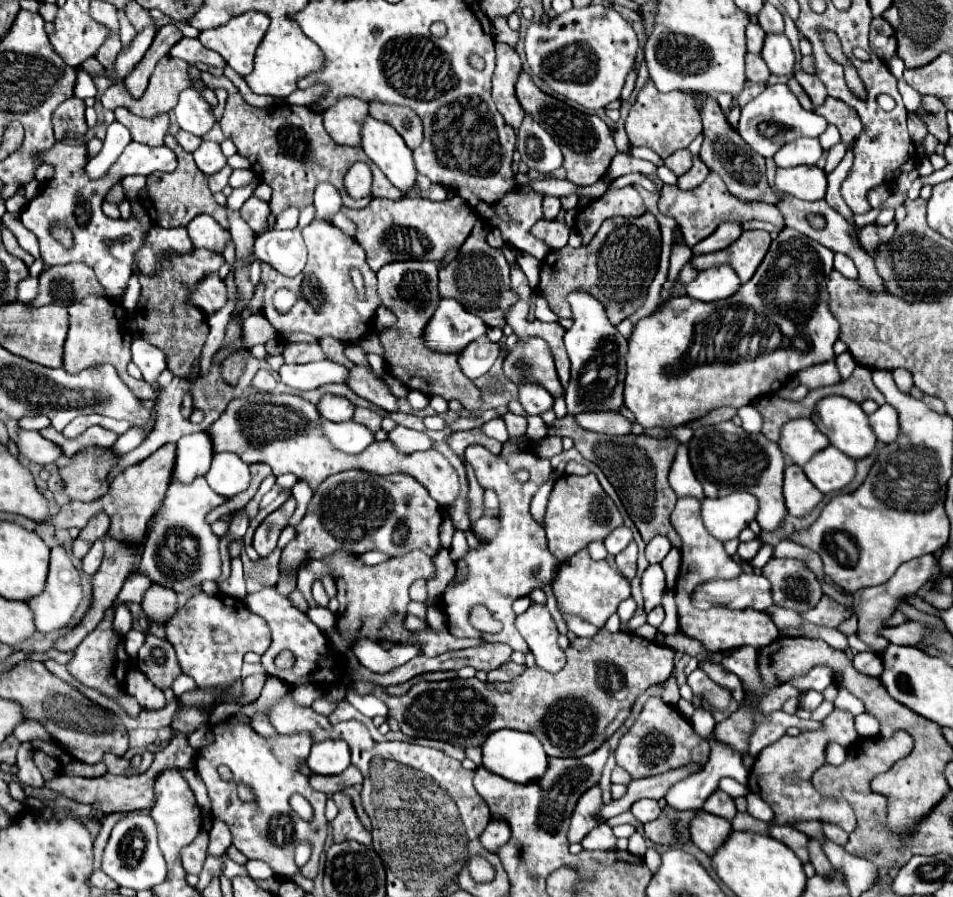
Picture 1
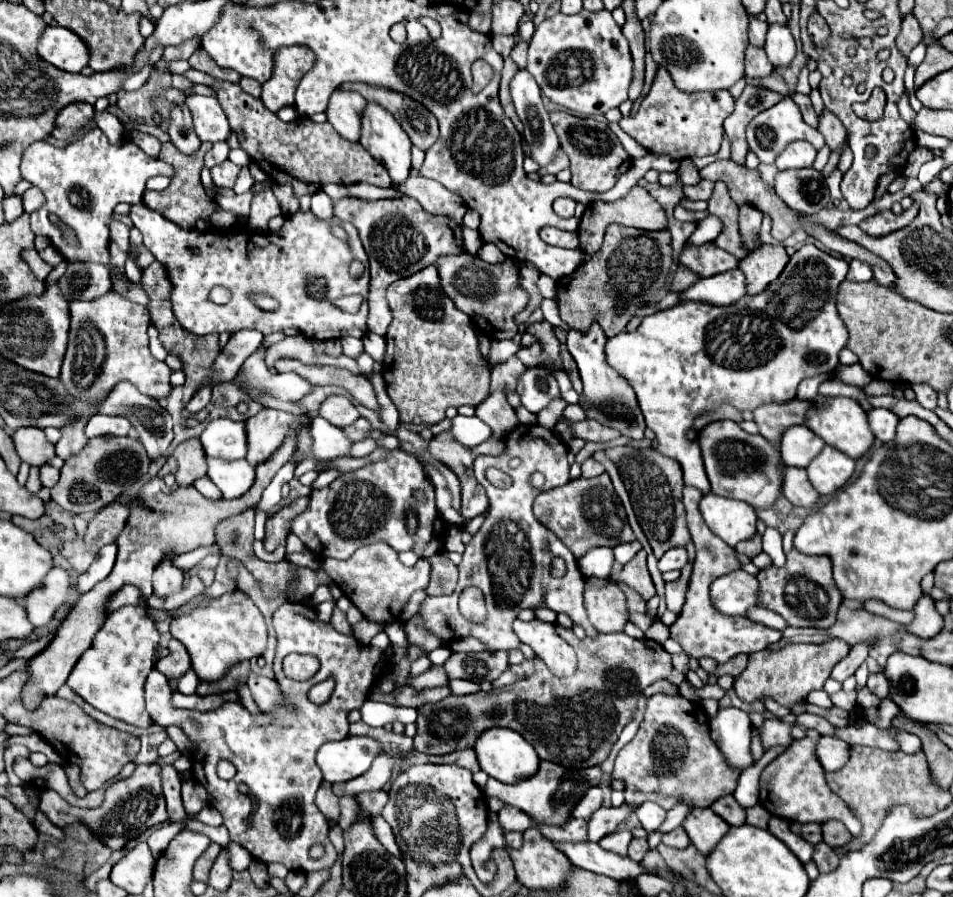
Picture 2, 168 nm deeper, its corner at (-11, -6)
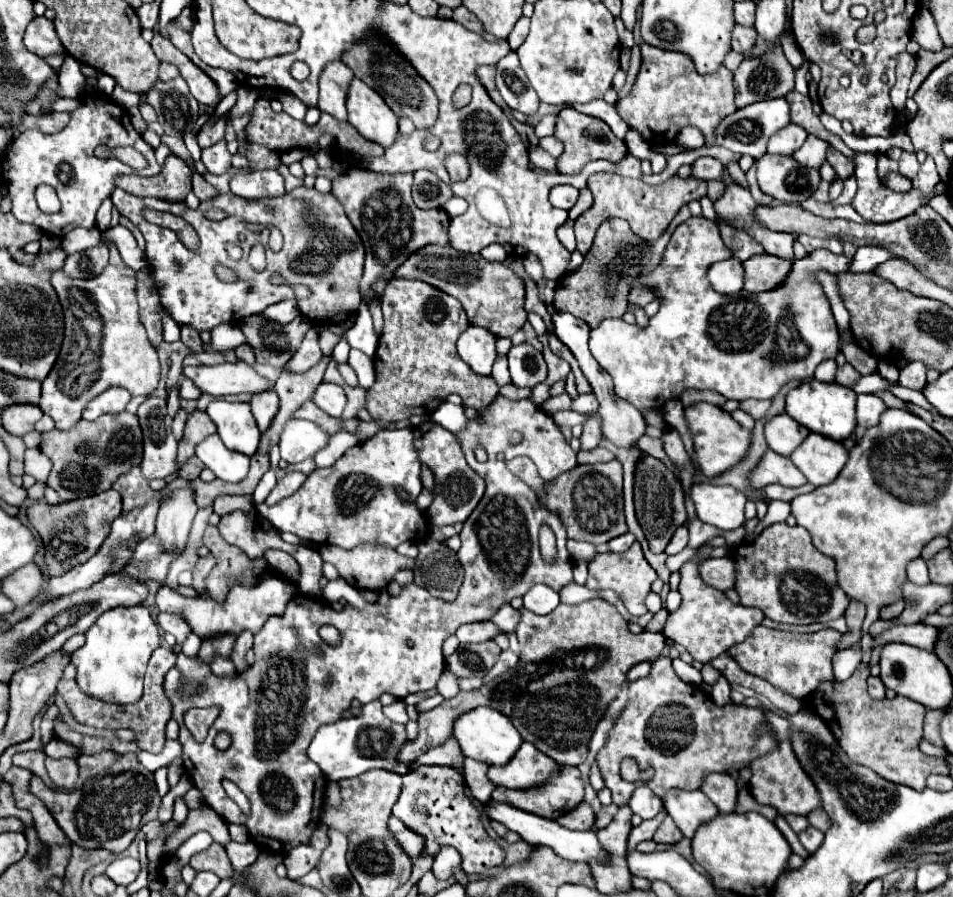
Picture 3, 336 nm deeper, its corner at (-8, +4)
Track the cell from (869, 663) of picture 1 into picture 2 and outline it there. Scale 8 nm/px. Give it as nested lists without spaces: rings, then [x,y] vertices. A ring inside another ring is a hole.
[[[884,673],[870,675],[866,687],[868,687],[876,697],[880,697],[880,699],[886,699],[886,697],[888,697],[888,689],[890,689],[890,685],[888,685],[888,679],[884,677]]]

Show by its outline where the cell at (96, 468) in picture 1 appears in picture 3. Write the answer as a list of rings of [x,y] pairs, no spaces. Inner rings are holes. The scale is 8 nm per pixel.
[[[123,411],[119,415],[103,415],[95,421],[81,419],[71,431],[43,433],[41,451],[53,461],[47,485],[59,493],[63,501],[85,499],[111,489],[115,479],[141,465],[143,441],[137,417]]]

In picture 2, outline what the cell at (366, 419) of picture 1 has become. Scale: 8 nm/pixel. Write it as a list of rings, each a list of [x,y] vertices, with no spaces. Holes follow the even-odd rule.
[[[360,417],[358,421],[354,421],[352,425],[348,425],[348,427],[342,427],[342,431],[346,433],[346,437],[350,437],[350,441],[360,441],[360,439],[364,439],[370,429],[372,429],[370,423],[368,423],[366,419],[362,419],[362,417]]]

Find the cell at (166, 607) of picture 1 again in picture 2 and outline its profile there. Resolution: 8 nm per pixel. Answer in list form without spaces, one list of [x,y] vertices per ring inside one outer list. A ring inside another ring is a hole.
[[[168,555],[168,557],[164,557],[164,561],[160,561],[160,565],[154,569],[154,575],[152,575],[154,593],[158,593],[158,595],[170,595],[170,593],[182,591],[184,569],[178,569],[178,567],[174,565],[174,559],[176,559],[176,555]]]

